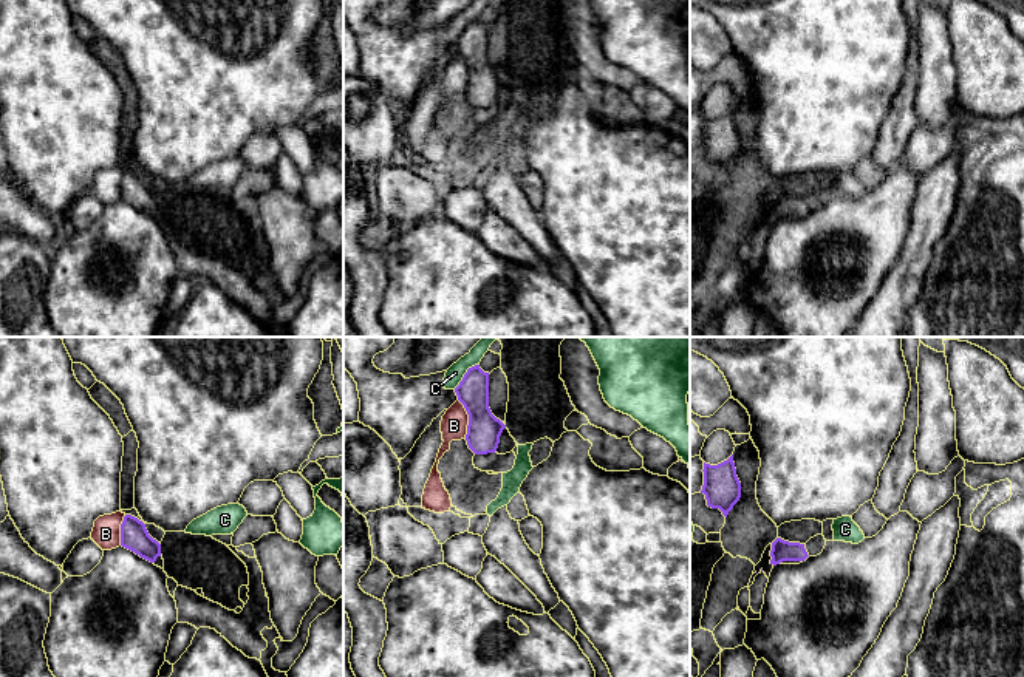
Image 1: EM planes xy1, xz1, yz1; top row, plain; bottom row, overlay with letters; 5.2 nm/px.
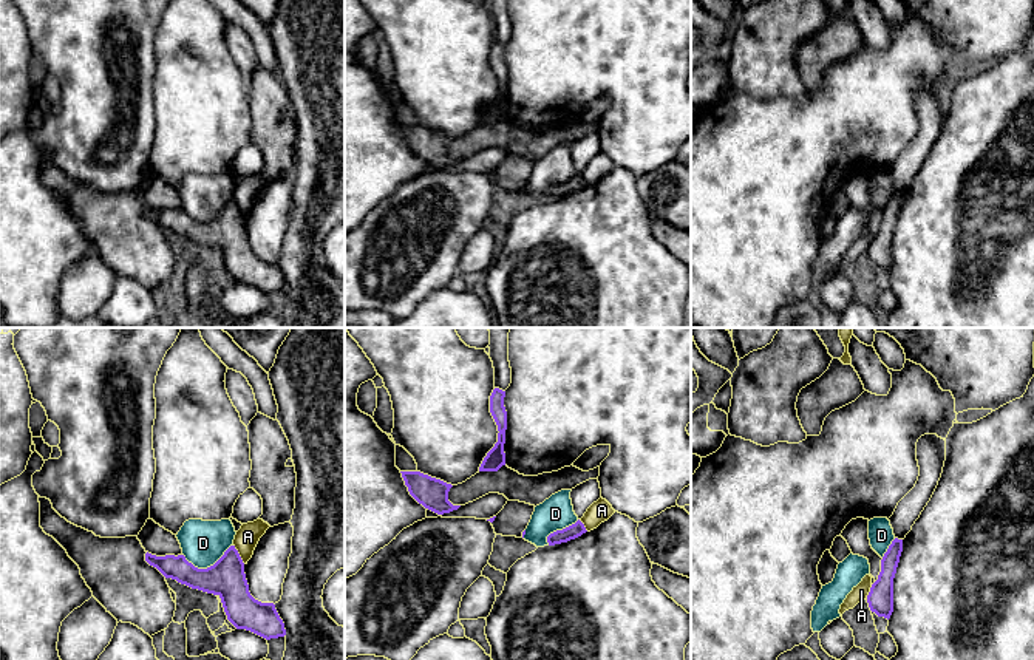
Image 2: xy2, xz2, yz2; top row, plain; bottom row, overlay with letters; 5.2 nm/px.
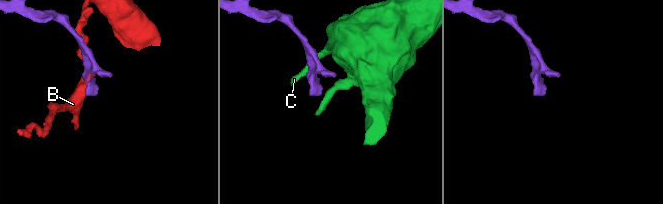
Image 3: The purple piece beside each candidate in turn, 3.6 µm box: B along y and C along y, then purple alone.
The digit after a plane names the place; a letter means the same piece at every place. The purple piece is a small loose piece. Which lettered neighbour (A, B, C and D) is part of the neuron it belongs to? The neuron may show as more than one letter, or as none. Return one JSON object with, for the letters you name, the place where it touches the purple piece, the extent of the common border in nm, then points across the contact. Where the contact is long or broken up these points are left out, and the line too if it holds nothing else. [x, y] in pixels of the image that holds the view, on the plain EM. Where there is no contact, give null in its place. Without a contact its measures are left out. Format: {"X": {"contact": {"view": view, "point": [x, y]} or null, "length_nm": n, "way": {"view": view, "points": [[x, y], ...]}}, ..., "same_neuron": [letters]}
{"same_neuron": []}

